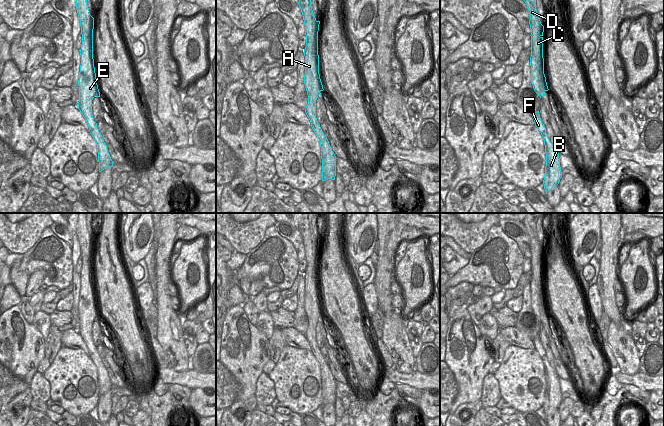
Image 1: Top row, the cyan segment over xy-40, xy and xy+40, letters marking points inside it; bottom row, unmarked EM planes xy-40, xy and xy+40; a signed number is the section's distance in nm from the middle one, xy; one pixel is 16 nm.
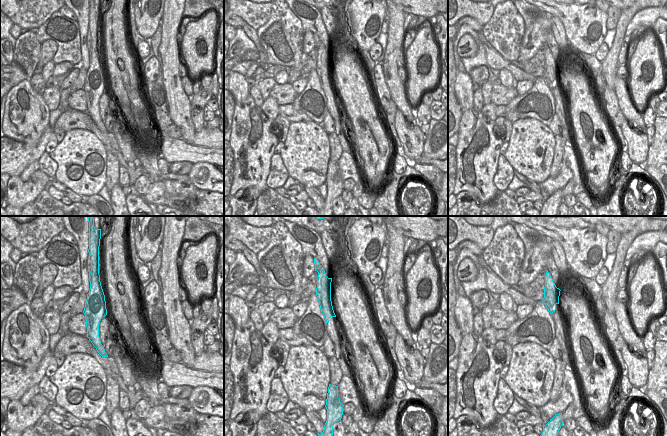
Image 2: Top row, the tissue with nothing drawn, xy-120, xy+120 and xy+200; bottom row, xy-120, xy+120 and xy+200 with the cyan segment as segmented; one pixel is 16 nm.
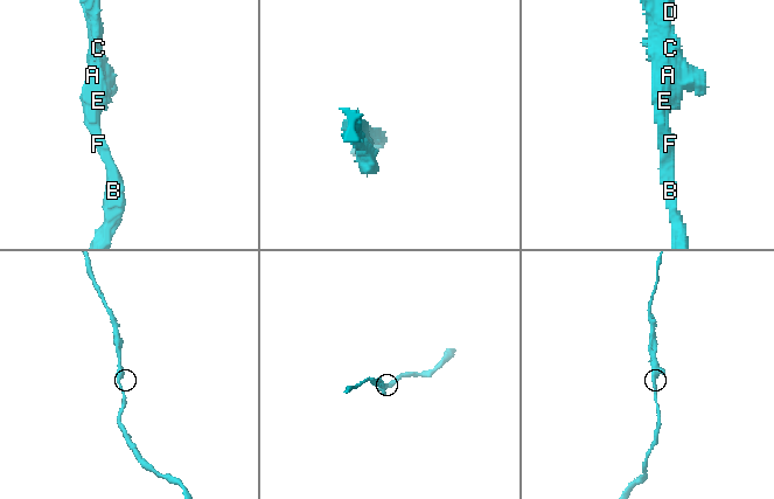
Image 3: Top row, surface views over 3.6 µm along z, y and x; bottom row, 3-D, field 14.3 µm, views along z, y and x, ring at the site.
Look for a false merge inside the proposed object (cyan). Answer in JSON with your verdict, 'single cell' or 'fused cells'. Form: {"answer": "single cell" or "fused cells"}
{"answer": "fused cells"}

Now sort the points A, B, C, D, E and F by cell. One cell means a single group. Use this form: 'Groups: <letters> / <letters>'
Groups: A B D E F / C

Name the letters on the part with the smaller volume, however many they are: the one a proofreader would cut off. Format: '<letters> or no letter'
C

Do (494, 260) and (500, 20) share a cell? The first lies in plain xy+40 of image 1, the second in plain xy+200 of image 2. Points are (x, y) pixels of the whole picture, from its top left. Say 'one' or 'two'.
one

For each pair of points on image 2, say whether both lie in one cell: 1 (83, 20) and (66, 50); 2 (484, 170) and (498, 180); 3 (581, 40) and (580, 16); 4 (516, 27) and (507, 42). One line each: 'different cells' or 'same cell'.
1: different cells
2: different cells
3: same cell
4: same cell

